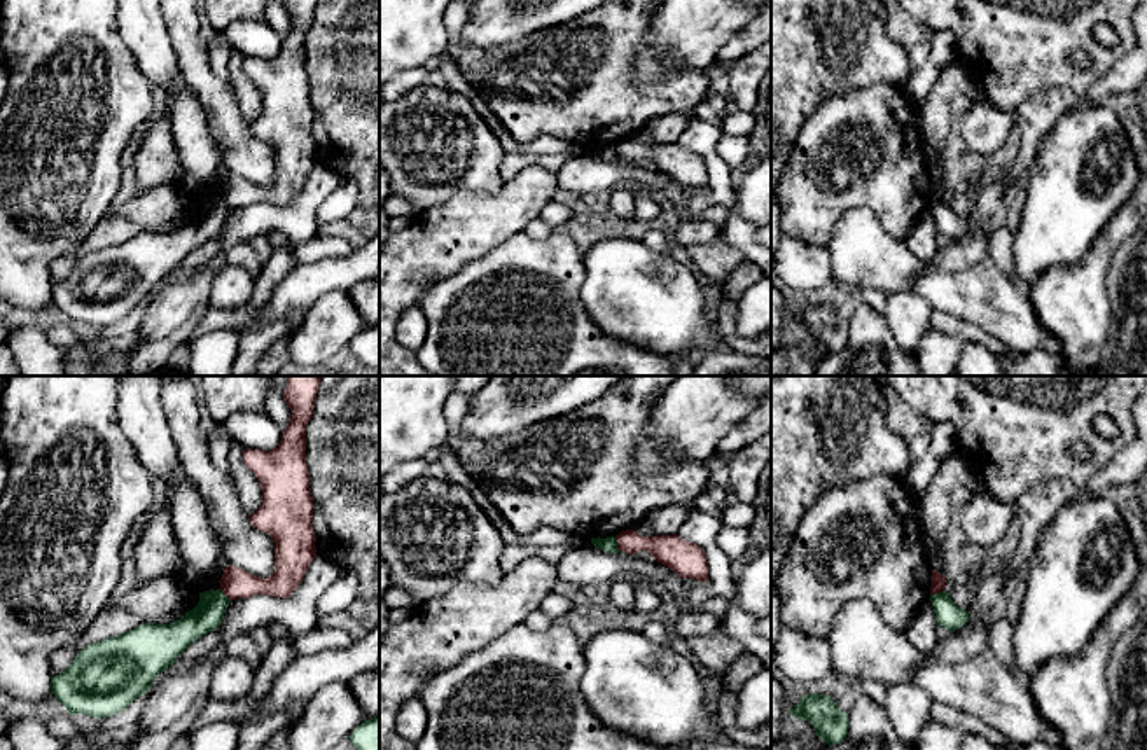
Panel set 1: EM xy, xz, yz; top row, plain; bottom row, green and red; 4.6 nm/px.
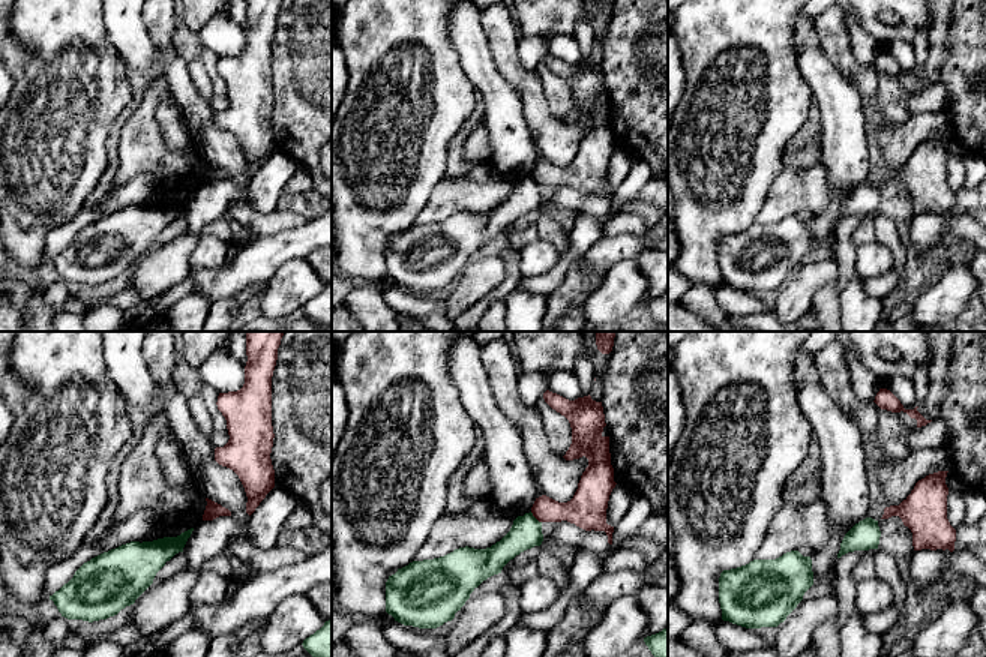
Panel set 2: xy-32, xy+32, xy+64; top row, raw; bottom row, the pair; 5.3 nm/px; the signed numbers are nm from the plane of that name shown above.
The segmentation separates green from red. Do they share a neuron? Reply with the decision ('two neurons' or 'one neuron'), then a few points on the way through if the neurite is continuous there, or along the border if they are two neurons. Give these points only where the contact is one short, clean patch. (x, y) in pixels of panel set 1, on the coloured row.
two neurons | along xz (614, 537), (619, 549)

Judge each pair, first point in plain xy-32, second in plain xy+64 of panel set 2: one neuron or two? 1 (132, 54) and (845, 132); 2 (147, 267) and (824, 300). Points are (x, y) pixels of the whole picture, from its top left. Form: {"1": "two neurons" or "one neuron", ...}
{"1": "one neuron", "2": "two neurons"}

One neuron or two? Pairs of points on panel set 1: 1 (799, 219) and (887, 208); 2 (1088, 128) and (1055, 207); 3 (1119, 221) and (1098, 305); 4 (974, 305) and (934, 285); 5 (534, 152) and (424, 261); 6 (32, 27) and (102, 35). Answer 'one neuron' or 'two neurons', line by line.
1: one neuron
2: one neuron
3: one neuron
4: one neuron
5: two neurons
6: one neuron

